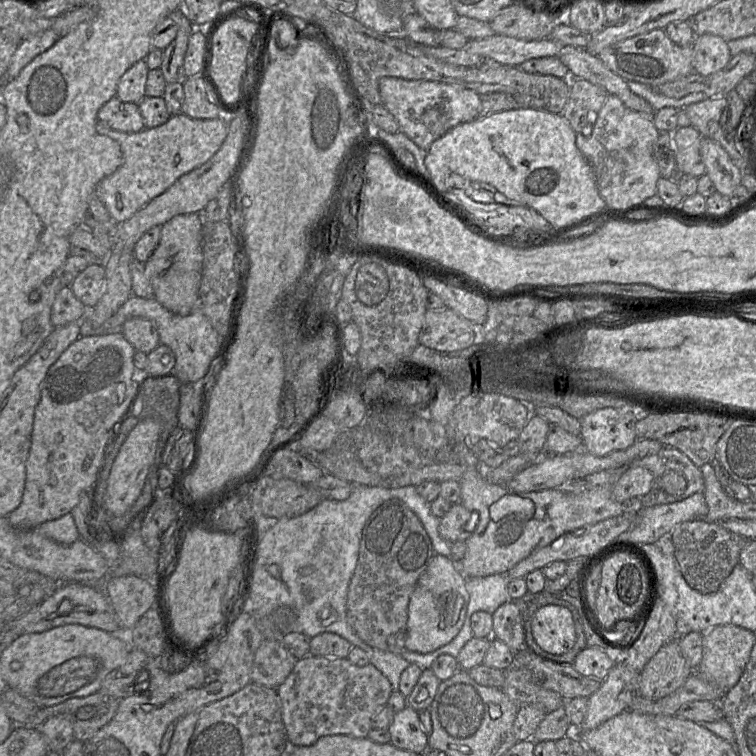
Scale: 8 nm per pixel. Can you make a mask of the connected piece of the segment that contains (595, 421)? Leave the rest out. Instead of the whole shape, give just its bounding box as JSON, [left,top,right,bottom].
[579,407,640,456]

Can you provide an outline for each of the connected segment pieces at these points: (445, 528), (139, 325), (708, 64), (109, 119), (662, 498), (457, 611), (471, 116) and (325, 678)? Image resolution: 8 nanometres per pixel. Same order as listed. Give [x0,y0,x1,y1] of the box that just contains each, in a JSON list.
[[439,502,478,543],[121,317,159,354],[692,35,732,75],[97,96,145,133],[625,446,704,508],[405,554,468,654],[379,76,481,151],[276,656,392,746]]

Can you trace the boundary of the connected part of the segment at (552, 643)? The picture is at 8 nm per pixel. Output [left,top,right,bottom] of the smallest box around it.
[532,604,576,655]

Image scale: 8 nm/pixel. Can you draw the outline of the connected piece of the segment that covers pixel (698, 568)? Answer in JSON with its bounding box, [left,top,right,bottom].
[670,519,747,594]

